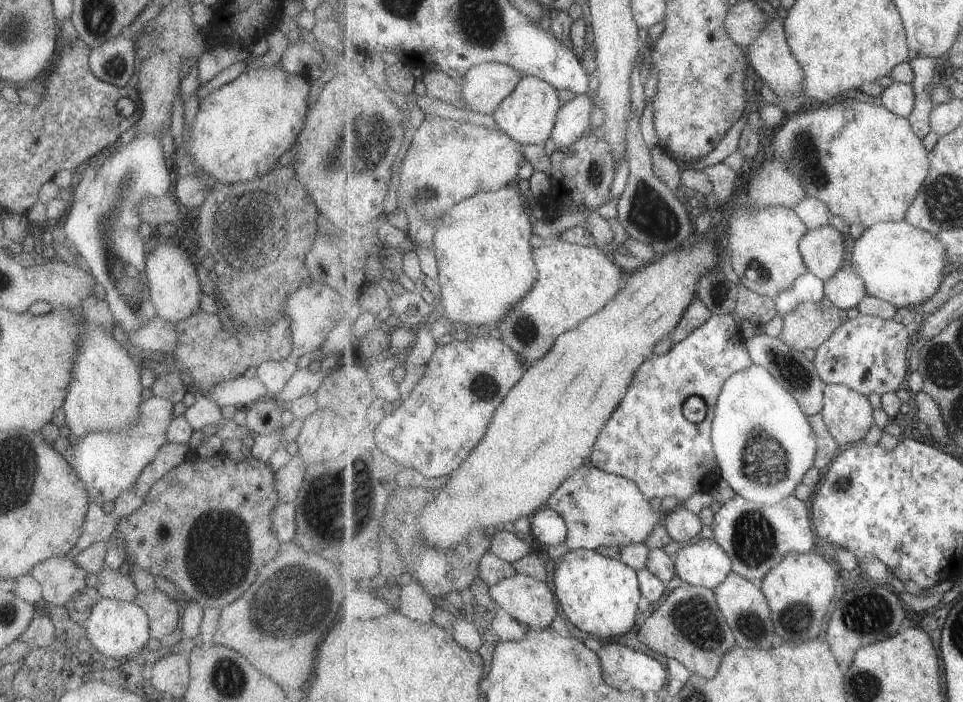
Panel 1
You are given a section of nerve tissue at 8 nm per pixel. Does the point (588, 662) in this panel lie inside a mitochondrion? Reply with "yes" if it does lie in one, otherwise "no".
no

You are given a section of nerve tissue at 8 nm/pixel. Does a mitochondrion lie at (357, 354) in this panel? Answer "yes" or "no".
no

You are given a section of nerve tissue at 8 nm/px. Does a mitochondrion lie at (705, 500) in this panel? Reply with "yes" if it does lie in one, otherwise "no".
no

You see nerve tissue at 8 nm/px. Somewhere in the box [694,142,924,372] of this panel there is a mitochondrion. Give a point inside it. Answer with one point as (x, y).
(719, 293)

